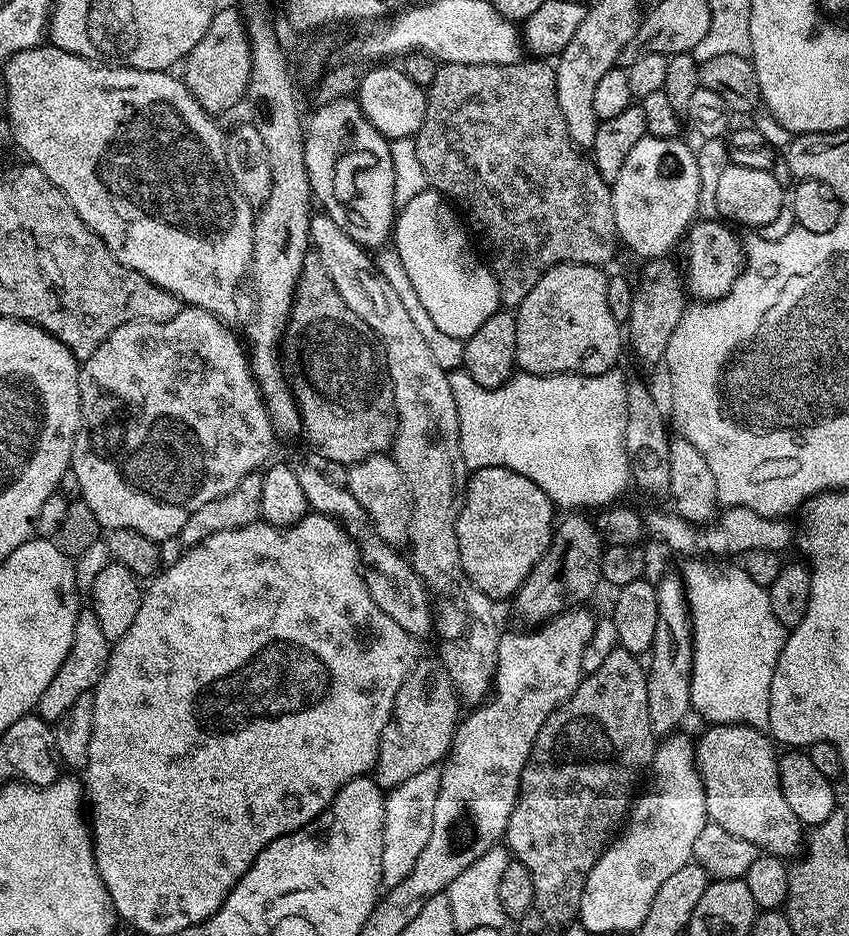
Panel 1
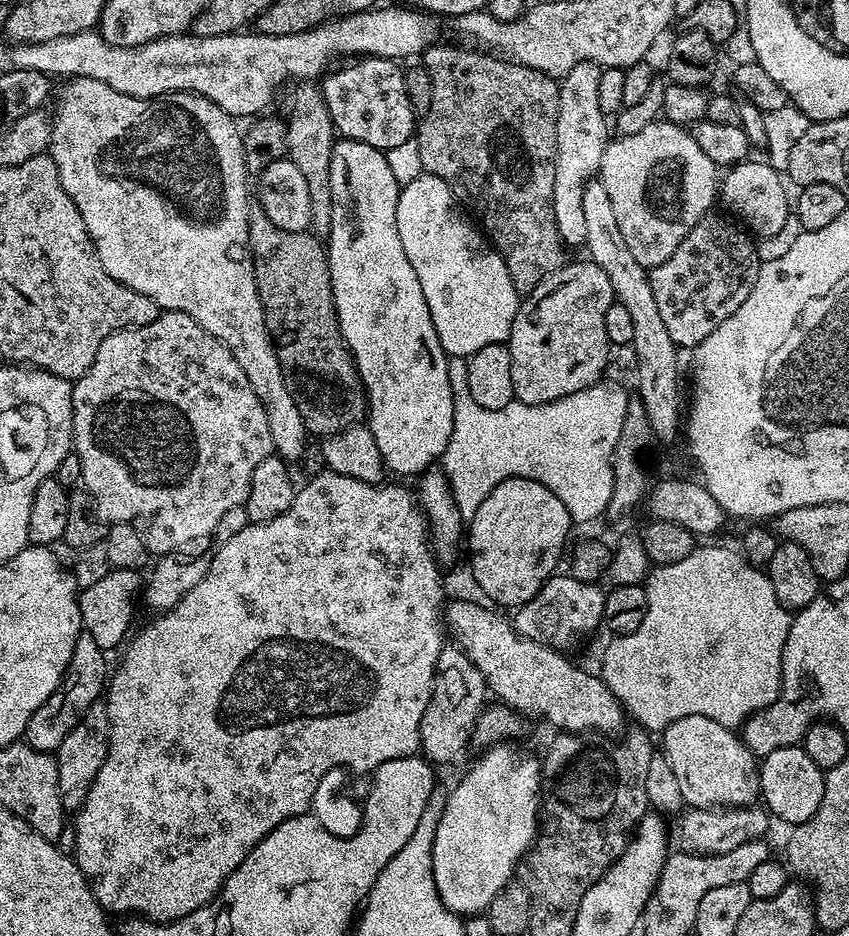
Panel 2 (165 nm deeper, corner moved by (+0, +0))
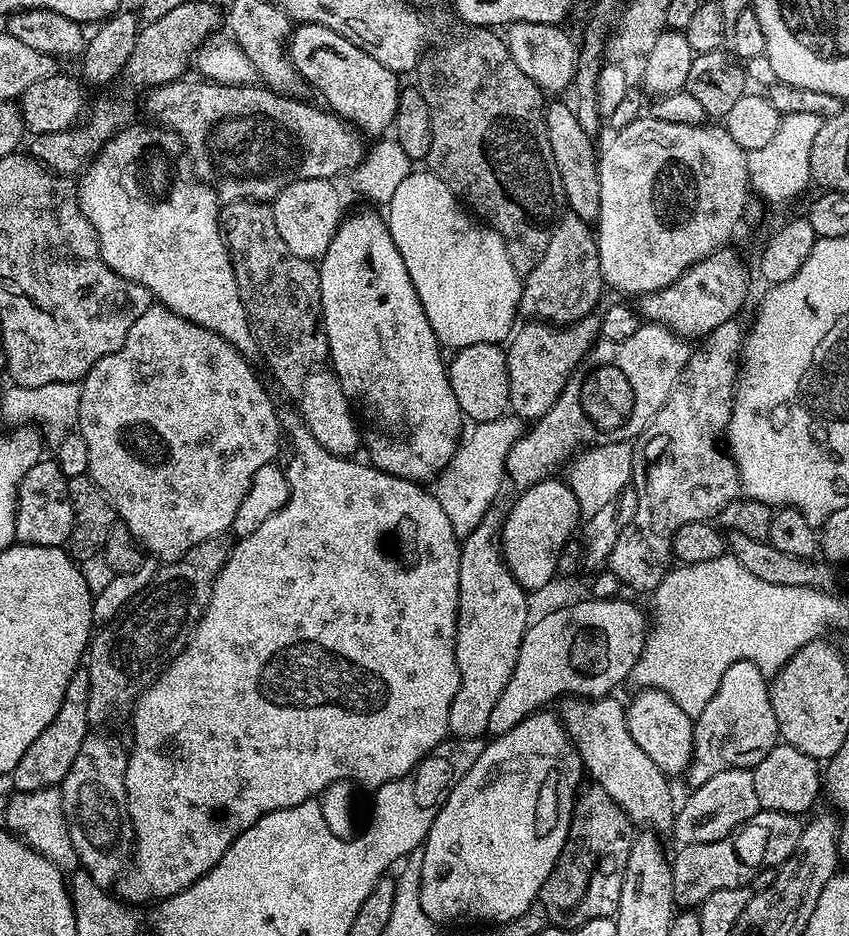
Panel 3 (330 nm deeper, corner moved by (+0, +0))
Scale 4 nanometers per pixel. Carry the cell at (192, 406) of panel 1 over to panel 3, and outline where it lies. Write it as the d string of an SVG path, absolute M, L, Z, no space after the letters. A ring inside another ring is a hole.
M153 306L130 326L122 346L106 358L102 358L85 374L80 384L82 402L80 403L80 422L78 431L80 437L86 442L86 454L90 454L87 475L92 481L108 495L116 510L116 515L134 534L136 543L149 557L160 562L181 560L182 557L194 546L198 546L207 540L215 540L223 537L231 529L234 522L234 514L238 514L238 506L242 506L242 498L246 498L246 490L250 490L250 482L262 466L275 461L278 450L282 445L282 429L278 408L272 405L266 389L260 385L256 377L253 365L245 360L240 353L234 351L231 346L218 334L174 314L163 306Z

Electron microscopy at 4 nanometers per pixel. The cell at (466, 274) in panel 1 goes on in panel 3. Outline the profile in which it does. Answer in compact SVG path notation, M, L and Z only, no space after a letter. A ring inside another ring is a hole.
M414 170L401 182L394 198L390 198L386 205L386 219L394 246L398 246L402 262L406 262L406 270L414 282L414 290L422 302L422 310L426 310L426 318L436 339L445 349L451 350L459 350L474 343L500 344L507 341L513 335L518 320L522 287L522 277L510 262L508 248L497 232L477 222L465 211L446 182L438 179L431 170L423 171Z

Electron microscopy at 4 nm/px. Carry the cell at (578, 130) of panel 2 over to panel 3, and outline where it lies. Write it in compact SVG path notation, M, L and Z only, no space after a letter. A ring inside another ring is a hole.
M565 211L552 227L550 242L546 242L542 258L534 270L523 277L518 312L521 317L536 322L557 326L575 324L593 311L600 291L605 291L605 288L604 275L598 262L595 231L589 221Z

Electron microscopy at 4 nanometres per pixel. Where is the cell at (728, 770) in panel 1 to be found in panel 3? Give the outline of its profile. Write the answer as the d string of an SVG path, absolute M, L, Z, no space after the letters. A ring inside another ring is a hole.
M641 688L635 693L637 696L632 701L627 701L626 726L630 726L630 735L634 738L634 742L638 742L638 746L645 754L652 759L654 766L658 766L658 770L662 770L664 775L669 778L675 778L676 775L687 773L690 761L694 756L694 720L686 714L686 710L682 710L682 706L678 706L674 702L674 698L670 698L662 690L654 690L653 688Z

